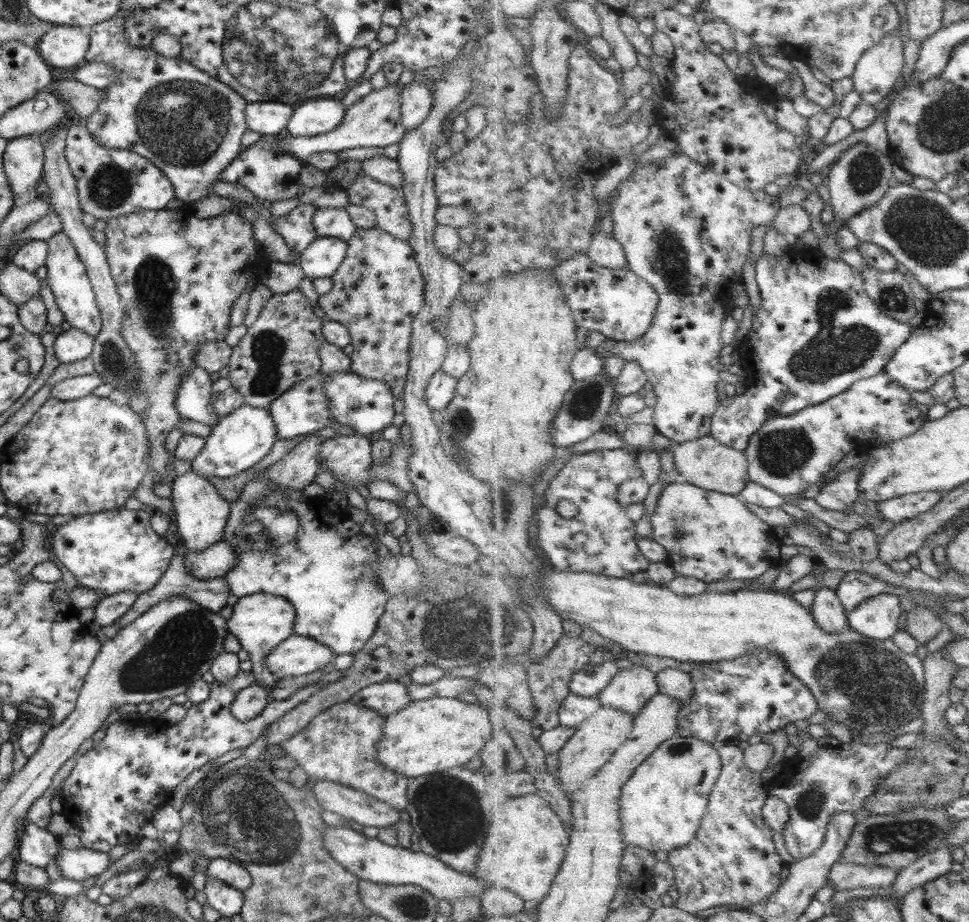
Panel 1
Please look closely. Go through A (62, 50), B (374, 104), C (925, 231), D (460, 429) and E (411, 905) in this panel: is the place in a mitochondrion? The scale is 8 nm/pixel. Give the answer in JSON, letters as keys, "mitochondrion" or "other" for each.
{"A":"other","B":"other","C":"mitochondrion","D":"mitochondrion","E":"mitochondrion"}

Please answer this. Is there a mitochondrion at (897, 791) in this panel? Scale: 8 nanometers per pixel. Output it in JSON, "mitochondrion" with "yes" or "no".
{"mitochondrion":"yes"}

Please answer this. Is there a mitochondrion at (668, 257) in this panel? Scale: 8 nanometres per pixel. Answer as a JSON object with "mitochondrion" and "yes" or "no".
{"mitochondrion":"yes"}

